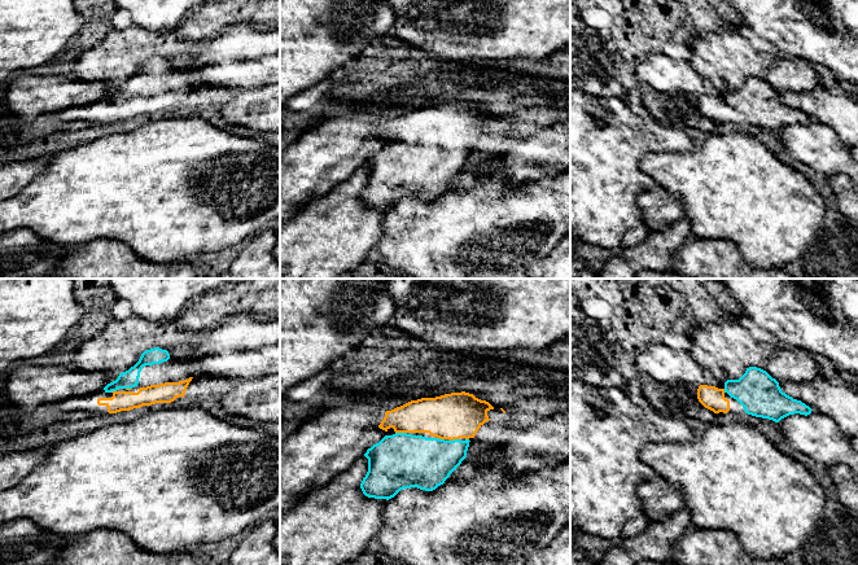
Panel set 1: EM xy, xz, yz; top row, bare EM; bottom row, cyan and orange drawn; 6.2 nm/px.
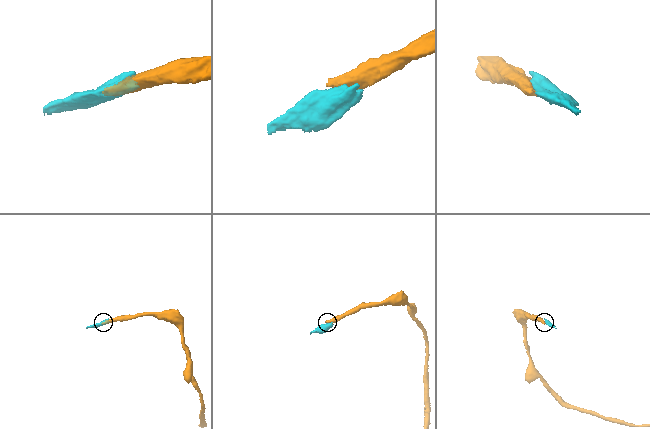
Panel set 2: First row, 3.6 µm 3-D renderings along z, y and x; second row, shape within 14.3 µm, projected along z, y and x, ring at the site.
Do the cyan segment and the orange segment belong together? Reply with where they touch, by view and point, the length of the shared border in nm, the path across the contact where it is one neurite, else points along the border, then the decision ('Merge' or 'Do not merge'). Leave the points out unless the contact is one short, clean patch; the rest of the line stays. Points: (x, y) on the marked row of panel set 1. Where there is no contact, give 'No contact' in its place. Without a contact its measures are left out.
Touches cyan at xz (401, 433). Shared border 70 nm. Path across: xz (402, 460), (401, 433), (417, 416), (437, 416). Merge

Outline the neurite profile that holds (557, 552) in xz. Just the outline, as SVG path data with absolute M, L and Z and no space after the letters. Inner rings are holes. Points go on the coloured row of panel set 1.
M570 521L548 547L529 557L528 565L570 565Z

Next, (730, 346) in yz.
M691 323L690 354L704 368L721 368L728 380L739 380L749 367L766 371L776 381L806 382L819 377L820 369L809 351L757 341L739 323Z

